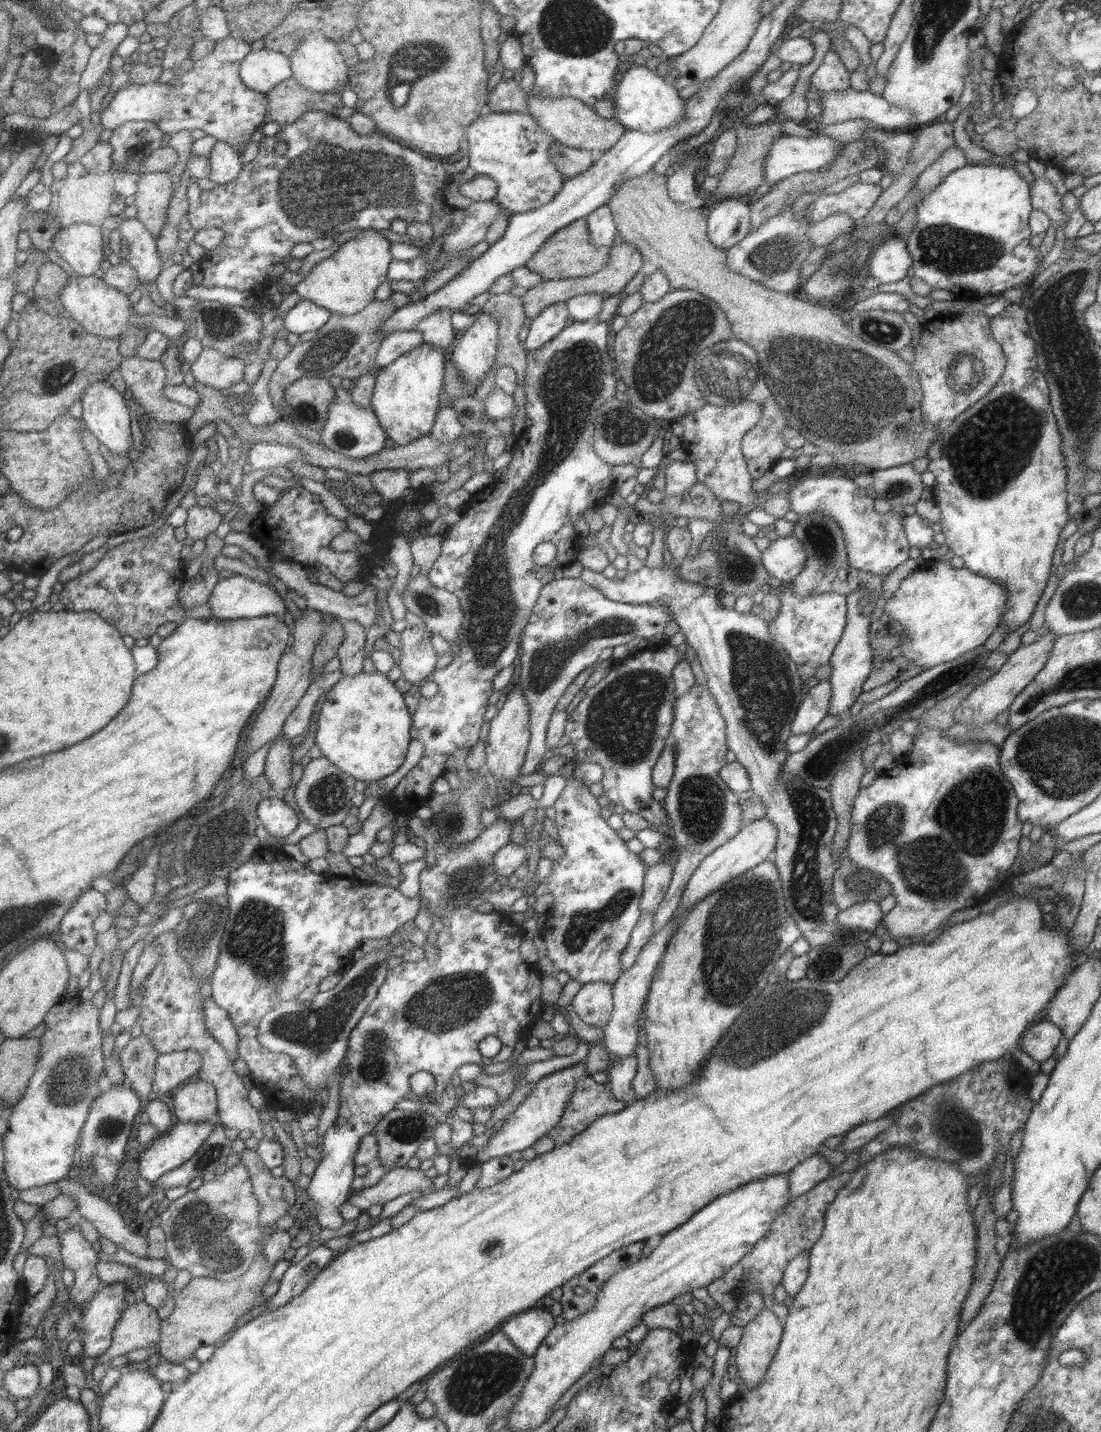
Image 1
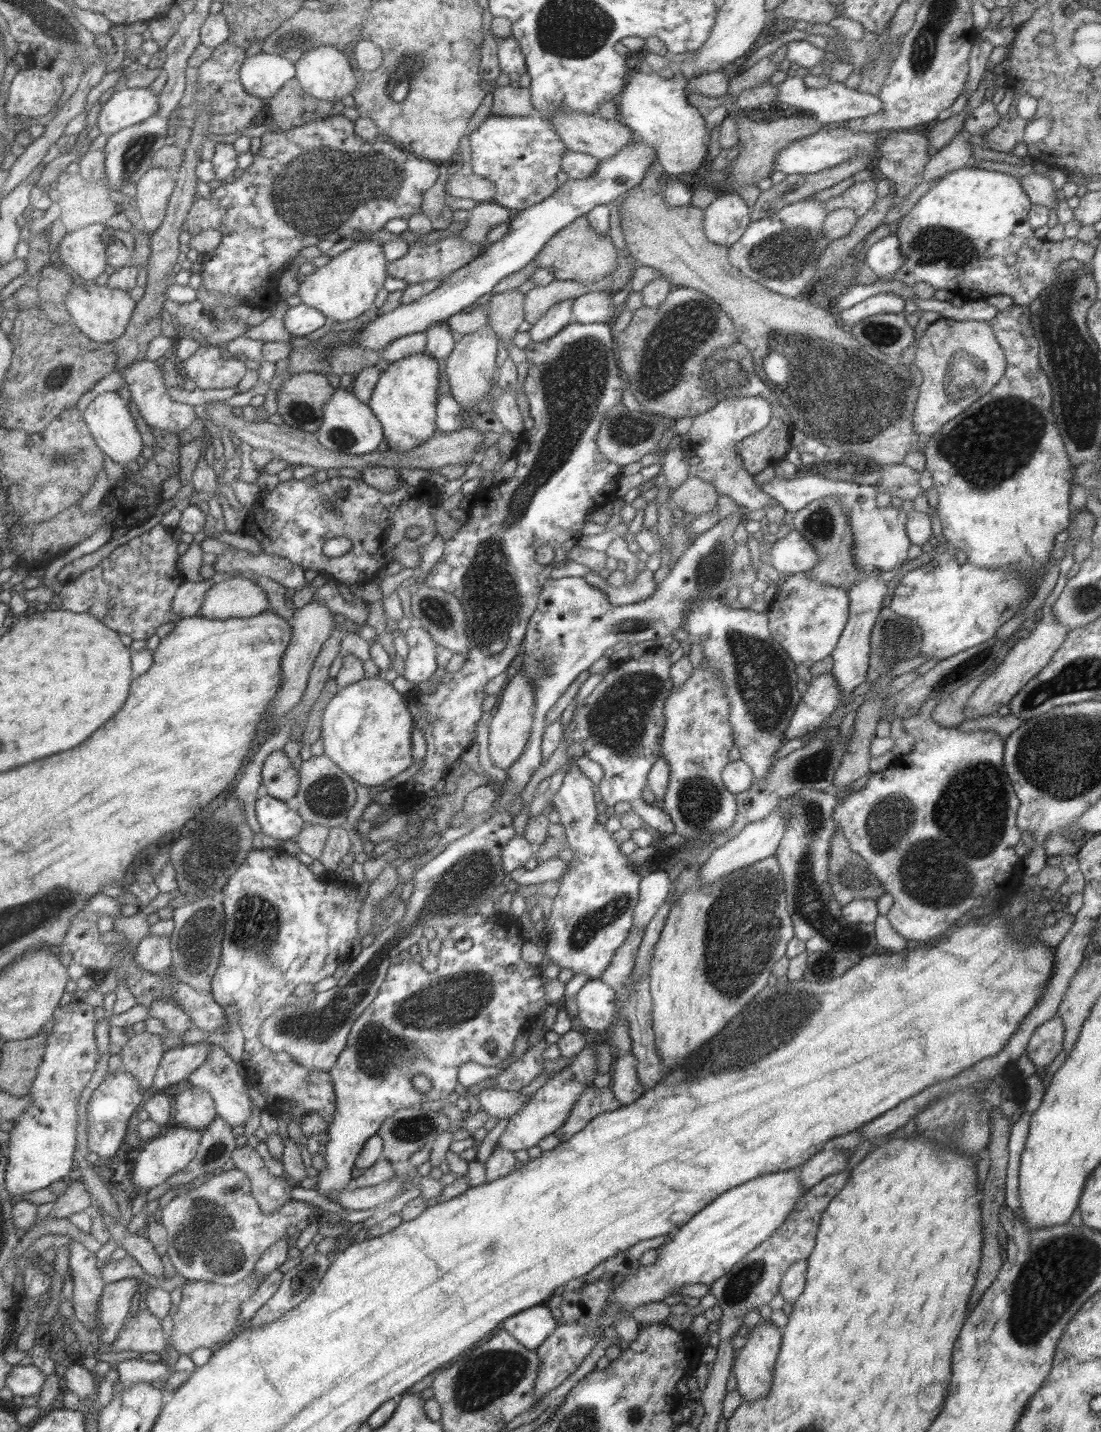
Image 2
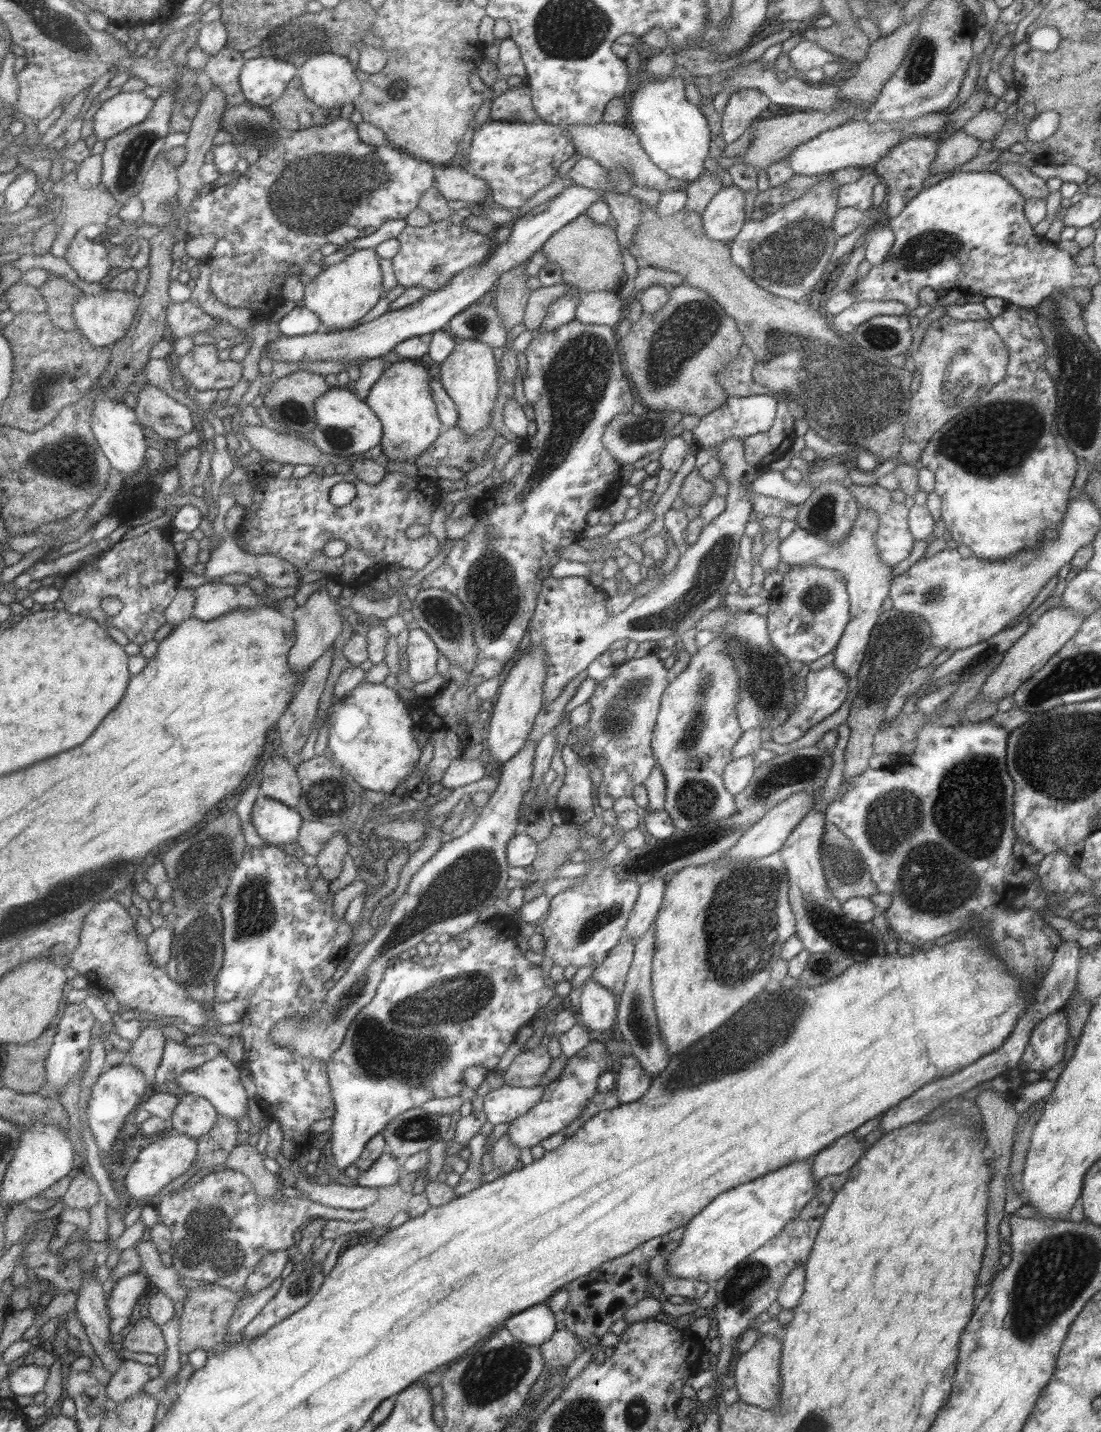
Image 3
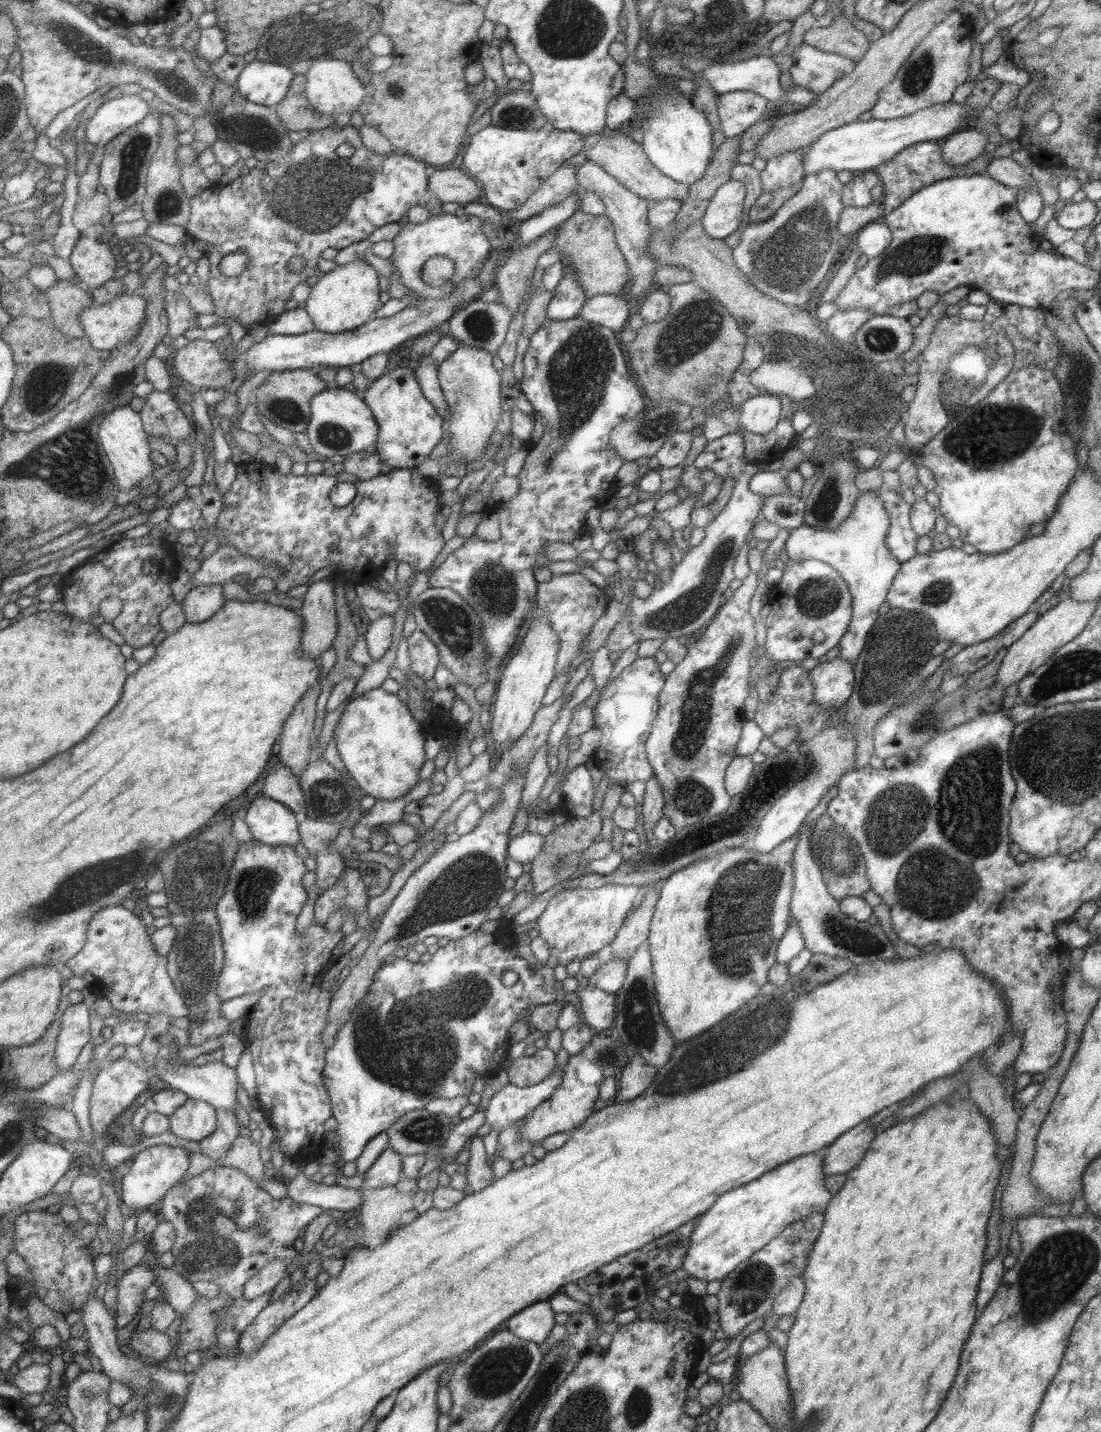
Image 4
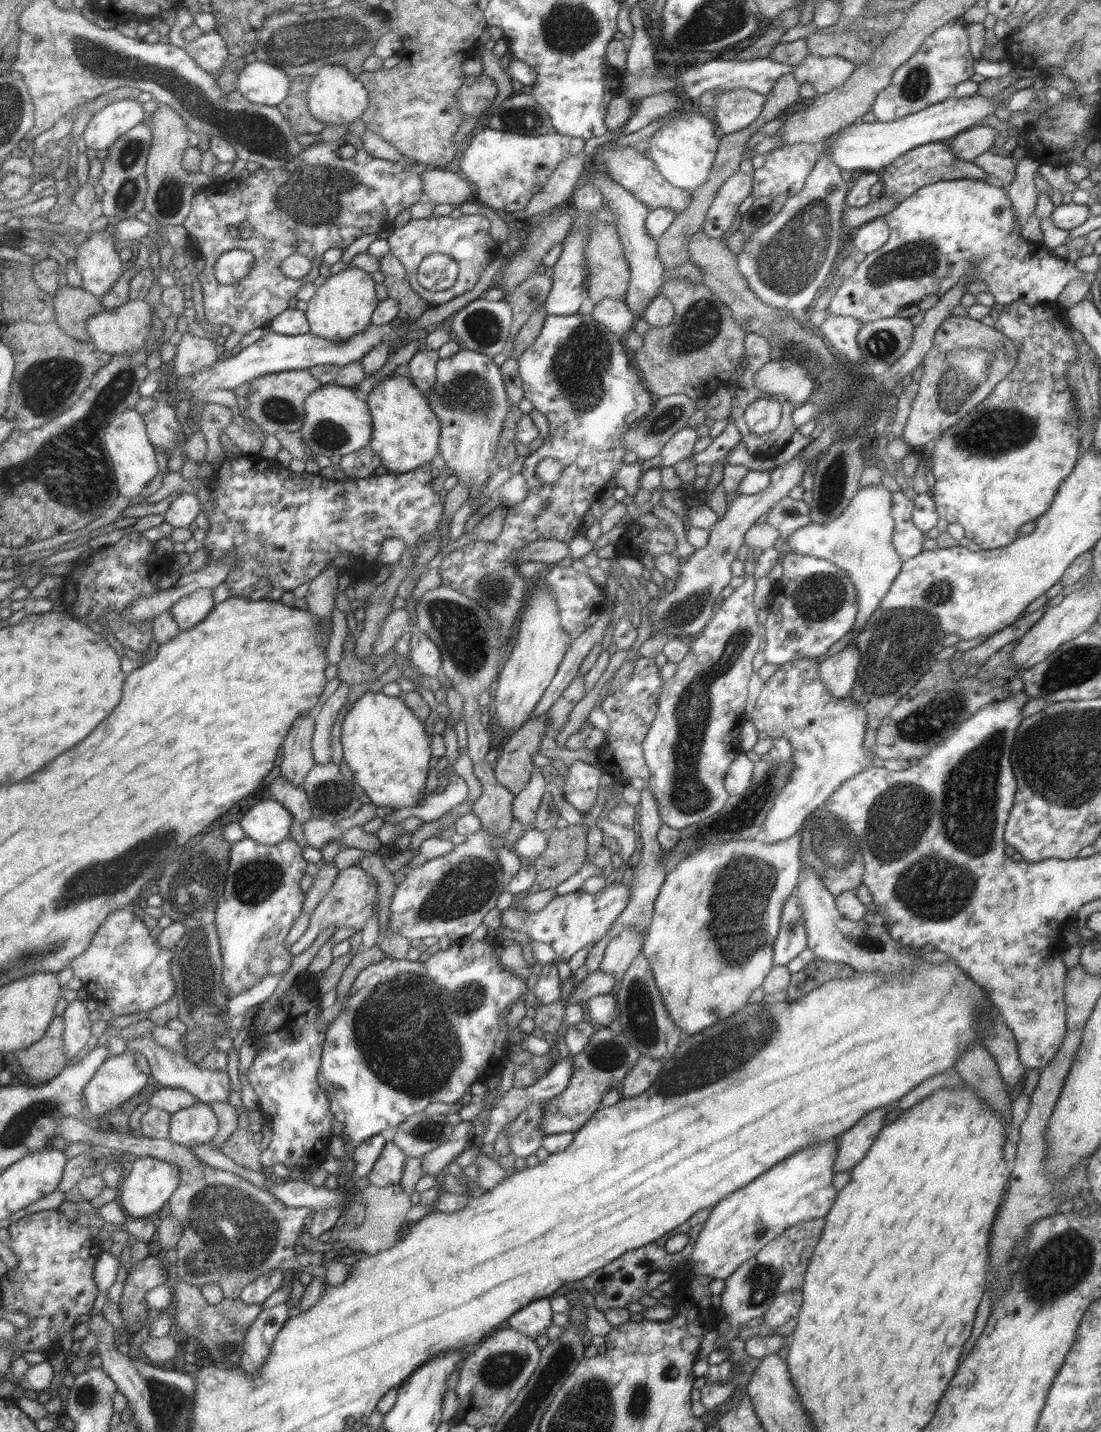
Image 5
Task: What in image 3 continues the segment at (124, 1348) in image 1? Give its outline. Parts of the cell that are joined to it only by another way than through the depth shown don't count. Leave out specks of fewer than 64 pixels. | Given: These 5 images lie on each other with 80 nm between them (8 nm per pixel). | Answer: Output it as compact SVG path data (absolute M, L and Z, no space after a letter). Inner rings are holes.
M151 1318L140 1319L134 1327L126 1334L123 1340L119 1341L121 1349L128 1349L134 1352L148 1352L158 1359L163 1357L165 1342L159 1325L151 1321Z

